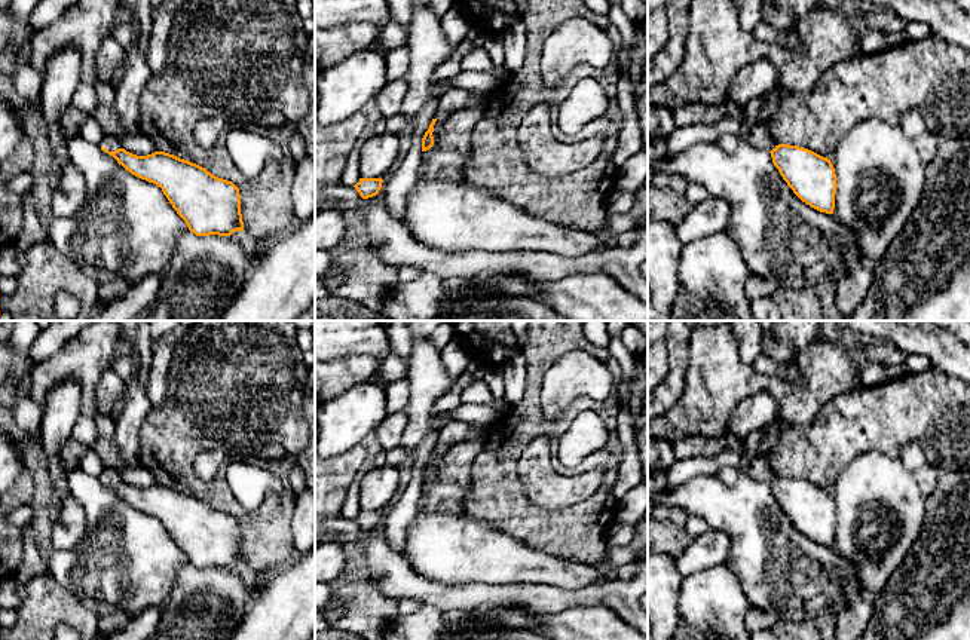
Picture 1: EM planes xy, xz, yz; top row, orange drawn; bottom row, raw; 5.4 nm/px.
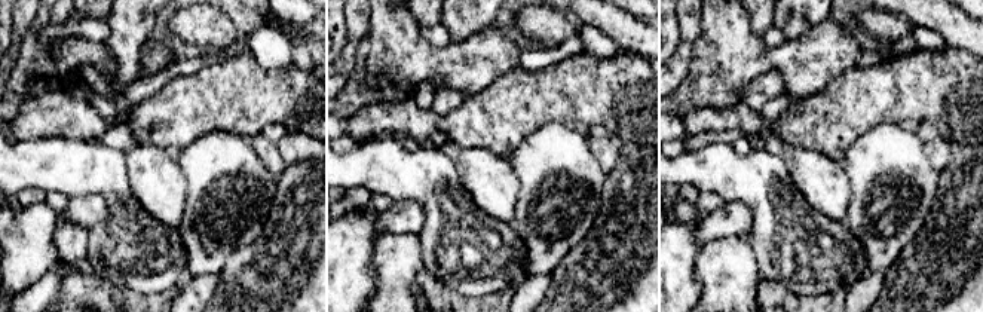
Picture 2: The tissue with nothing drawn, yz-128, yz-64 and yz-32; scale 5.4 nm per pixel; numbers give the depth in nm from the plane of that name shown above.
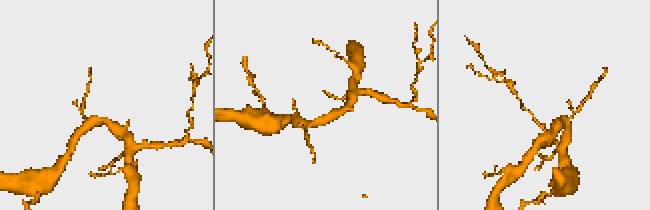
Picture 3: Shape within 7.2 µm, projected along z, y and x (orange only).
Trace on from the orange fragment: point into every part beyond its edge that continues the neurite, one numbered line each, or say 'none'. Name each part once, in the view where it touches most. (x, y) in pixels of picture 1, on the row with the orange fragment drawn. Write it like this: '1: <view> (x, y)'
1: xy (109, 143)

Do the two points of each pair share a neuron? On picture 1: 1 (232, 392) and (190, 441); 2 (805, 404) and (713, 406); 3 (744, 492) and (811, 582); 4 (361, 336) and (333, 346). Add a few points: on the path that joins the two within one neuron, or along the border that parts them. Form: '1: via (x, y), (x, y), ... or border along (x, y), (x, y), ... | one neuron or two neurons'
1: via (232, 409), (230, 418), (213, 435), (207, 435) | one neuron
2: via (783, 392), (773, 383), (736, 383) | one neuron
3: via (749, 514), (759, 530), (789, 560) | one neuron
4: via (354, 336), (343, 336), (340, 339) | one neuron

